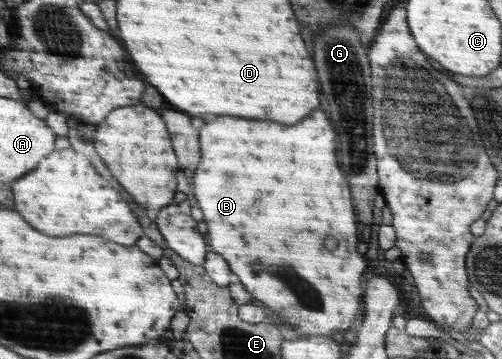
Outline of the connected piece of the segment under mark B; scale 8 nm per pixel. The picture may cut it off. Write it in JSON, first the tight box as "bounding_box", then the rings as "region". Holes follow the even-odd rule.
{"bounding_box":[192,110,366,336],"region":[[[314,110],[308,118],[300,120],[294,126],[282,126],[280,122],[272,122],[272,120],[244,120],[244,118],[232,118],[232,116],[220,116],[218,120],[206,124],[202,128],[202,150],[204,150],[204,158],[198,166],[198,172],[194,176],[194,184],[192,190],[196,194],[197,204],[200,206],[205,215],[204,221],[209,227],[207,234],[209,244],[212,246],[212,252],[218,252],[226,257],[230,263],[232,270],[239,276],[240,282],[246,287],[256,303],[264,303],[268,308],[272,309],[280,322],[292,325],[292,328],[299,336],[308,336],[316,334],[324,334],[330,336],[336,330],[346,330],[354,324],[354,320],[360,316],[362,312],[362,292],[360,292],[360,276],[366,268],[362,256],[356,252],[356,244],[358,244],[358,226],[356,226],[356,216],[352,210],[352,202],[350,202],[350,190],[348,190],[348,182],[342,174],[342,170],[338,168],[336,162],[336,142],[334,142],[334,130],[330,126],[330,120],[324,116],[322,110]],[[332,238],[336,240],[336,250],[328,250],[324,246],[324,240]]]}

